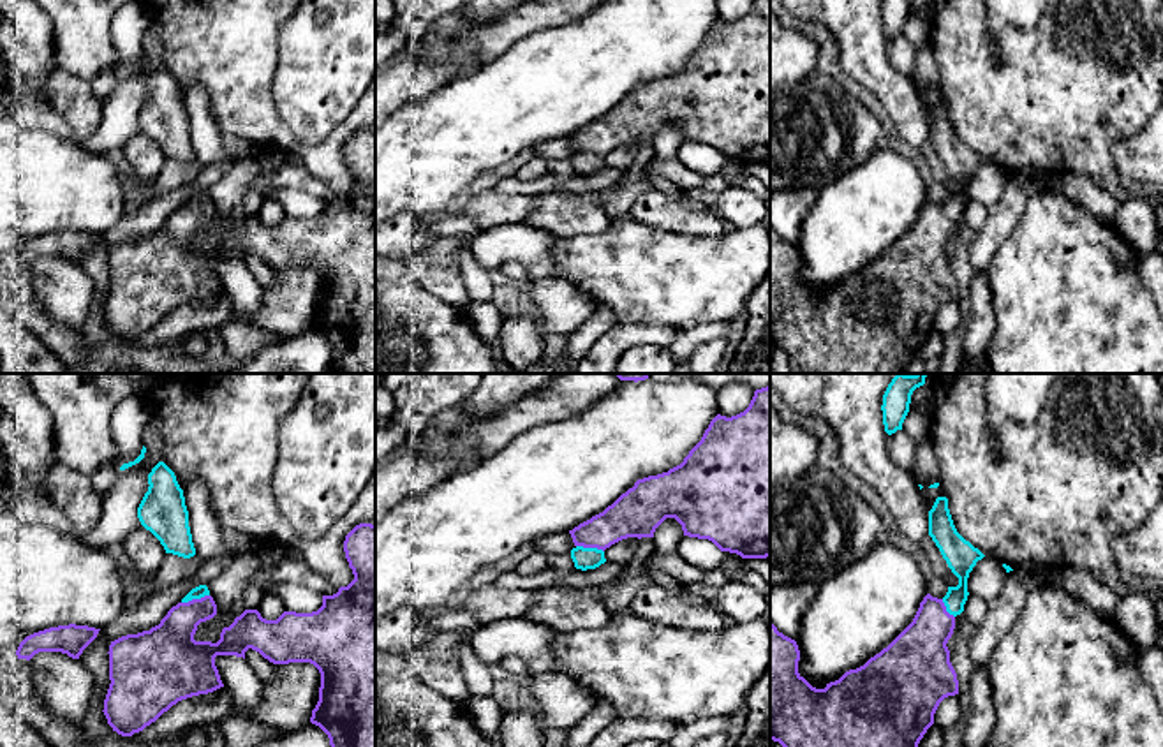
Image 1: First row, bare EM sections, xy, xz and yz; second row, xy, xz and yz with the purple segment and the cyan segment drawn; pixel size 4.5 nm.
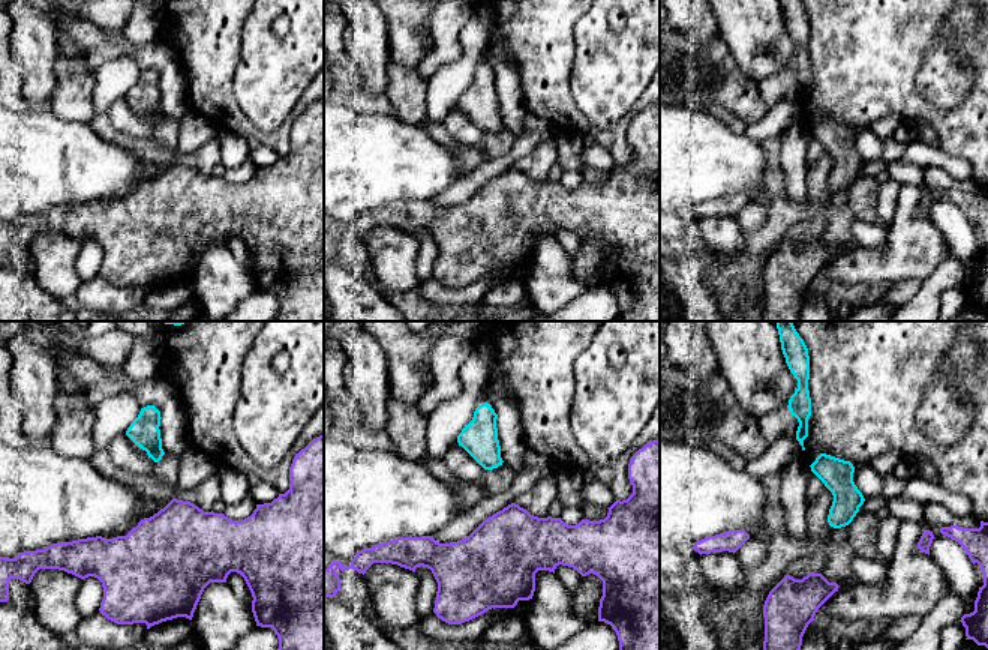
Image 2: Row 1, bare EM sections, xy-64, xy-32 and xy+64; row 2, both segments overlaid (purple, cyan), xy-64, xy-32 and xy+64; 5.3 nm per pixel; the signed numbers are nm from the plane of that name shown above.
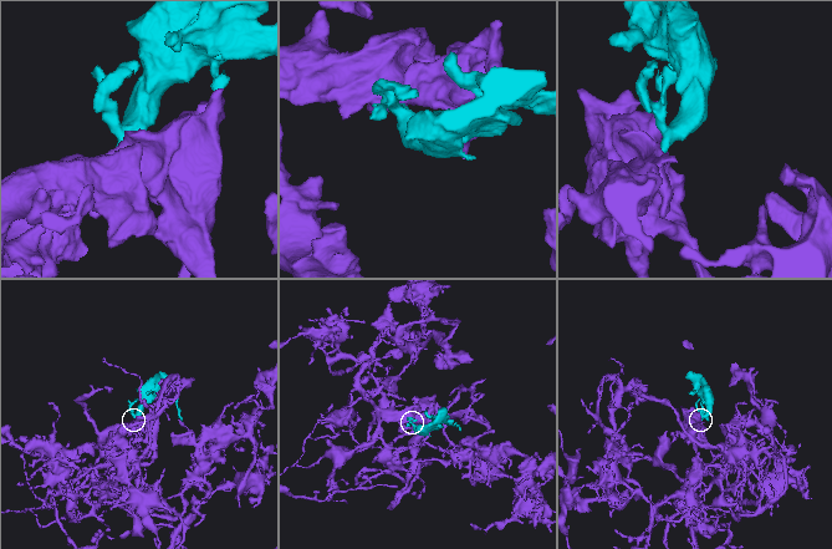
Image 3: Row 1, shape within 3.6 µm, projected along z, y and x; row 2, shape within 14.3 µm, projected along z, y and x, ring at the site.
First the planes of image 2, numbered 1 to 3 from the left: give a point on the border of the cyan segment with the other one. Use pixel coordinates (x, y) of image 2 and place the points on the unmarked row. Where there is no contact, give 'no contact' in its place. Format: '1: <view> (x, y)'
1: no contact
2: no contact
3: no contact

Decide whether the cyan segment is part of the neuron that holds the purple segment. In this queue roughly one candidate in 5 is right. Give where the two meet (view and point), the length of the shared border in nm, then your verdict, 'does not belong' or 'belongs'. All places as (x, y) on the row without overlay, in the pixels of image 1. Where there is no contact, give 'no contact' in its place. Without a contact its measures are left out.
xy (194, 205) | 130 nm | belongs

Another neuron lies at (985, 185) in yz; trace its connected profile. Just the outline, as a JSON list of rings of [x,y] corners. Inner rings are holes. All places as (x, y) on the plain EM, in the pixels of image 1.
[[[983,162],[976,167],[967,183],[969,201],[976,201],[985,208],[996,204],[1006,187],[1006,174],[996,164]]]

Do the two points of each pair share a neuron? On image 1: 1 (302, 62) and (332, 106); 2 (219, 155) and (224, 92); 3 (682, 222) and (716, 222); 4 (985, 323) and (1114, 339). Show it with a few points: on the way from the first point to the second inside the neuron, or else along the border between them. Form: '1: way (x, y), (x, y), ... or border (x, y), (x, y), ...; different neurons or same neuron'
1: way (312, 73), (318, 78), (318, 87), (326, 96); same neuron
2: border (207, 96), (210, 117), (222, 134); different neurons
3: way (691, 222), (707, 222); same neuron
4: border (989, 284), (994, 333), (985, 355); different neurons

